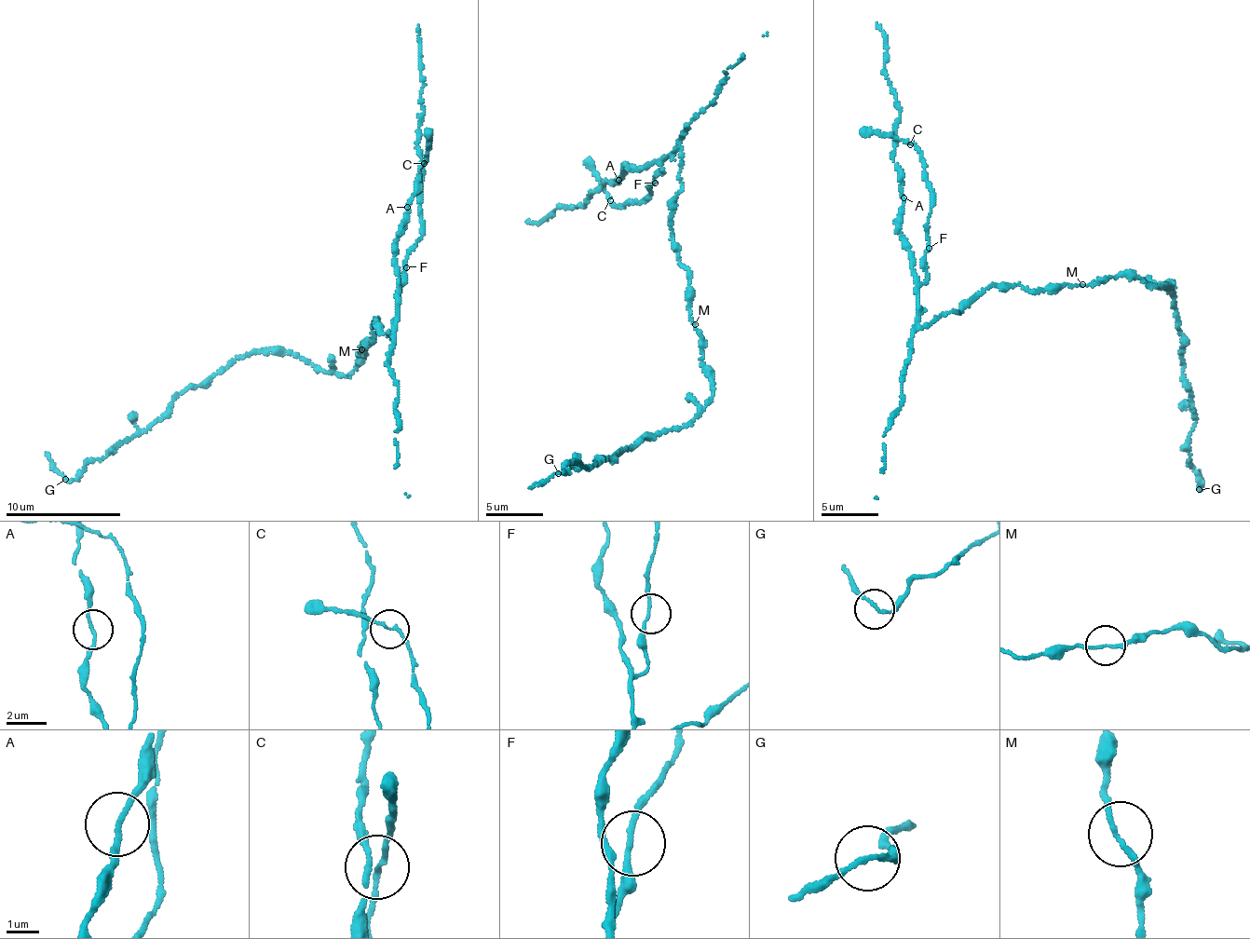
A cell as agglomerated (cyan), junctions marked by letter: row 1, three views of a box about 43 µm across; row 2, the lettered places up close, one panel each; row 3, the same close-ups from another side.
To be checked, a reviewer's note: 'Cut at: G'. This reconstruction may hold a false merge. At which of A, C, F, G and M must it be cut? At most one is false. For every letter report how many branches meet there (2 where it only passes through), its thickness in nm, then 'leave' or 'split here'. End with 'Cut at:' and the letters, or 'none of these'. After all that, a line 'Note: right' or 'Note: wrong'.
A: branches 2; calibre 140 nm; leave
C: branches 2; calibre 120 nm; leave
F: branches 2; calibre 140 nm; leave
G: branches 2; calibre 140 nm; leave
M: branches 2; calibre 140 nm; leave
Cut at: none of these
Note: wrong

